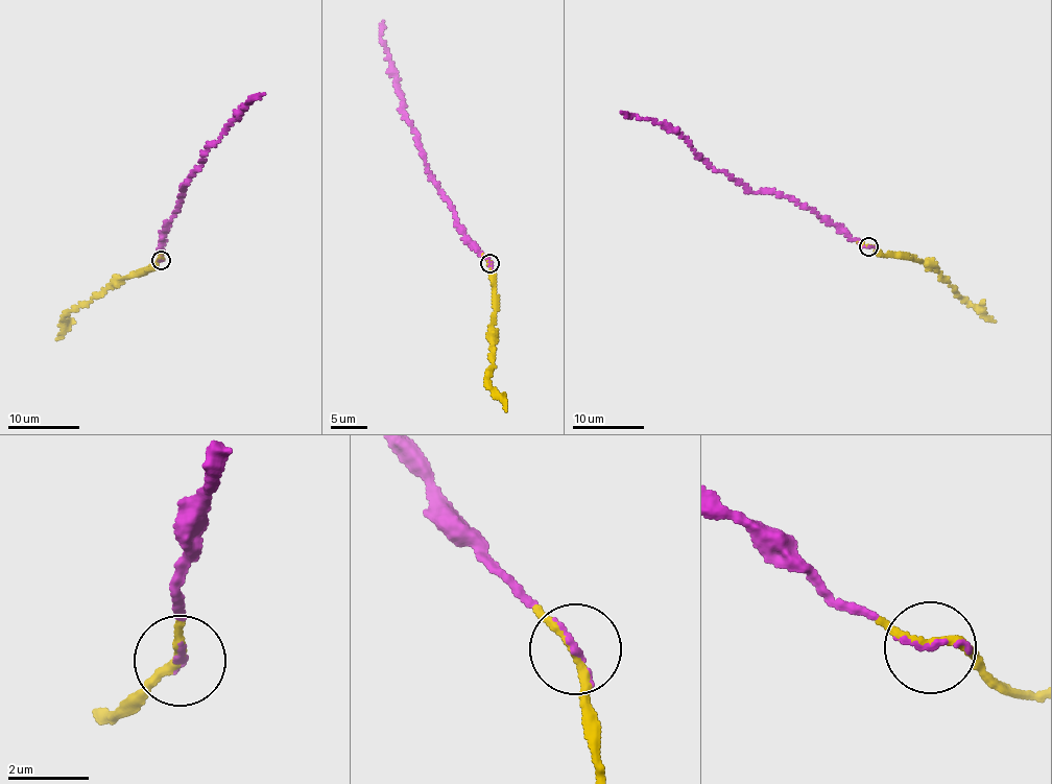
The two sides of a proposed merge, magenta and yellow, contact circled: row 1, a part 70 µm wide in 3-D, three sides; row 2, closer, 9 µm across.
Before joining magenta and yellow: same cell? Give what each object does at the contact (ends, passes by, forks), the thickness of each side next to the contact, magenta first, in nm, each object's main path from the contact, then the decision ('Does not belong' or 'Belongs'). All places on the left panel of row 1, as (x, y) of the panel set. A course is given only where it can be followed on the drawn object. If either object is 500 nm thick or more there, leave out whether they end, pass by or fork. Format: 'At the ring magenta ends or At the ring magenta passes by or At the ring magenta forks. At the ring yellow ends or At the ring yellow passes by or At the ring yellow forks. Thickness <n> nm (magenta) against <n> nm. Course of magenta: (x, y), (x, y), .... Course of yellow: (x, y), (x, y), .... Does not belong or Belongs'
At the ring magenta ends. At the ring yellow passes by. Thickness 120 nm (magenta) against 200 nm. Course of magenta: (161, 260), (165, 230), (177, 212), (186, 182), (200, 166), (208, 145), (241, 115), (250, 98), (264, 93). Course of yellow: (161, 260), (152, 268), (117, 280), (86, 304), (64, 315), (57, 338). Belongs

